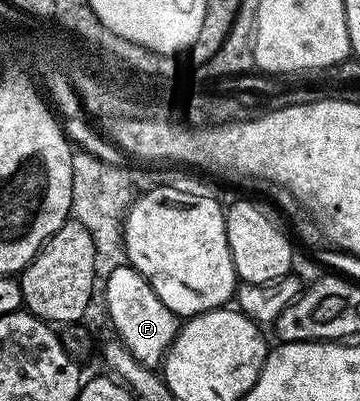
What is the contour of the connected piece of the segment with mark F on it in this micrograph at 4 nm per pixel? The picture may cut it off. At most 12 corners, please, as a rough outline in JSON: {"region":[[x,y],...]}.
{"region":[[130,264],[105,277],[117,340],[158,367],[180,318]]}

